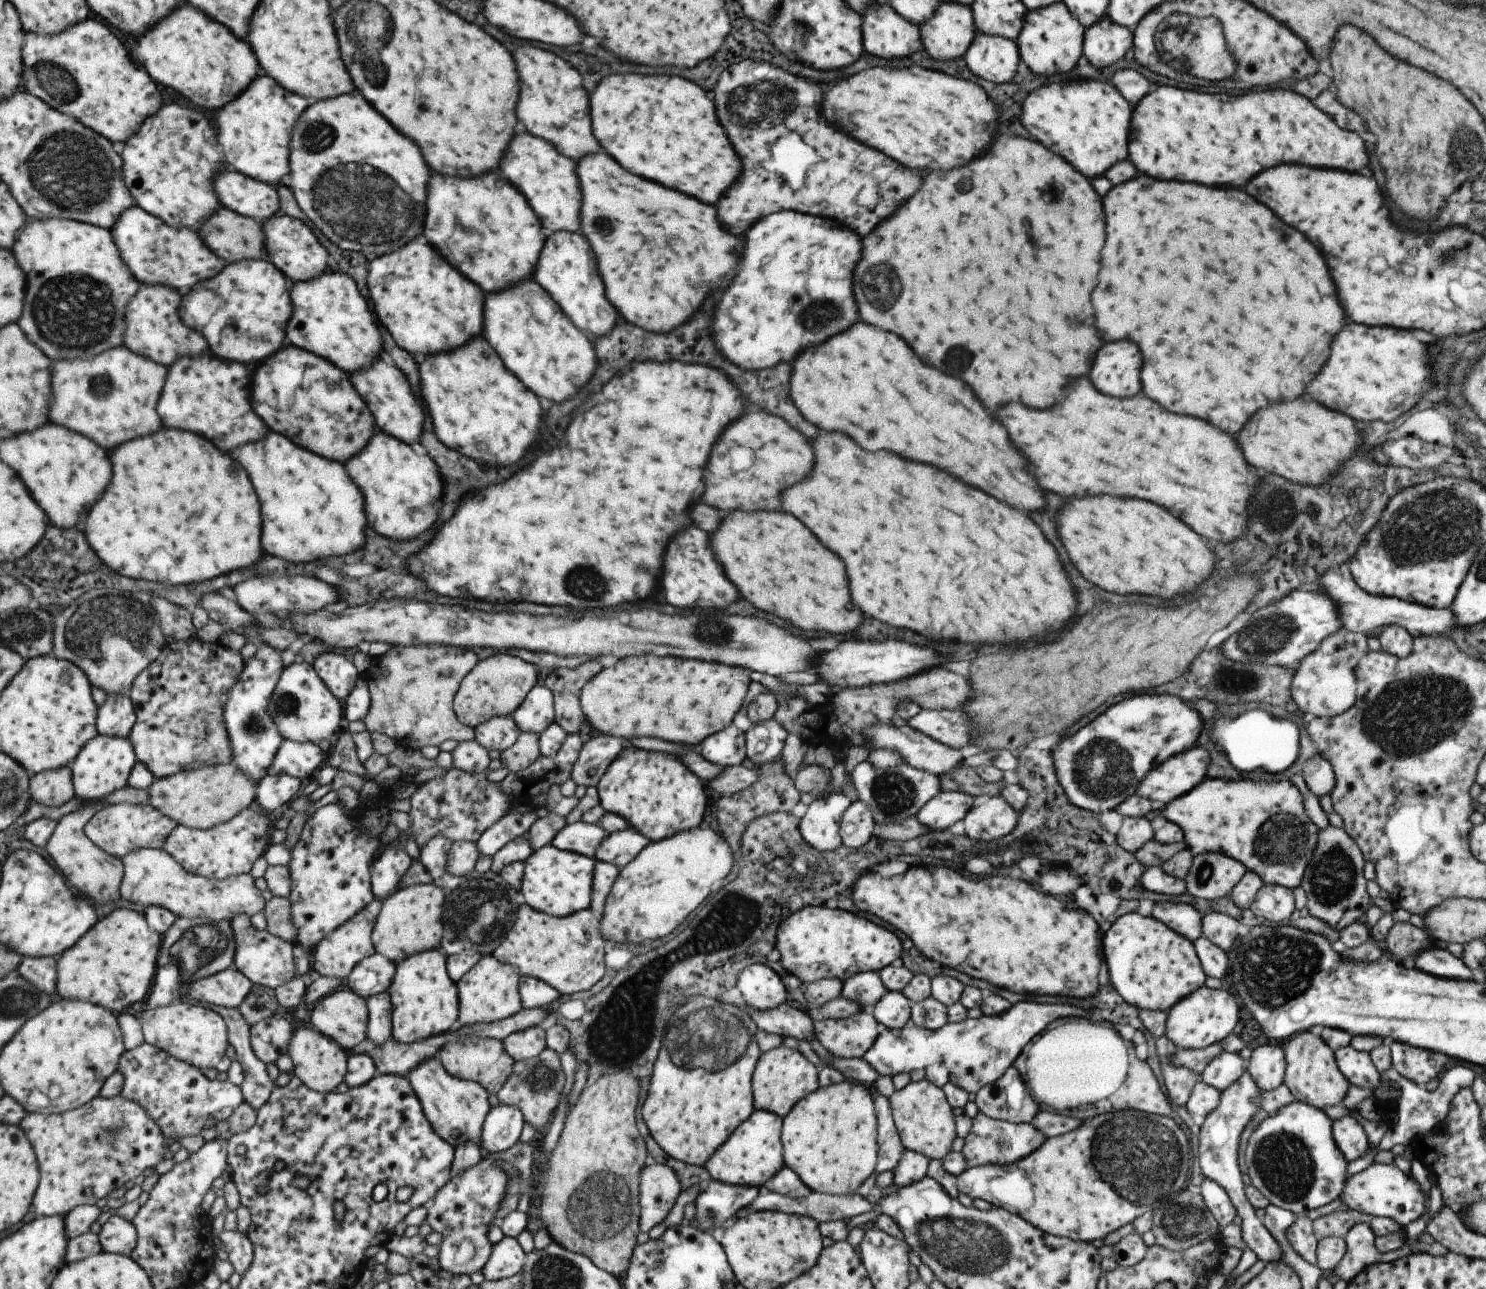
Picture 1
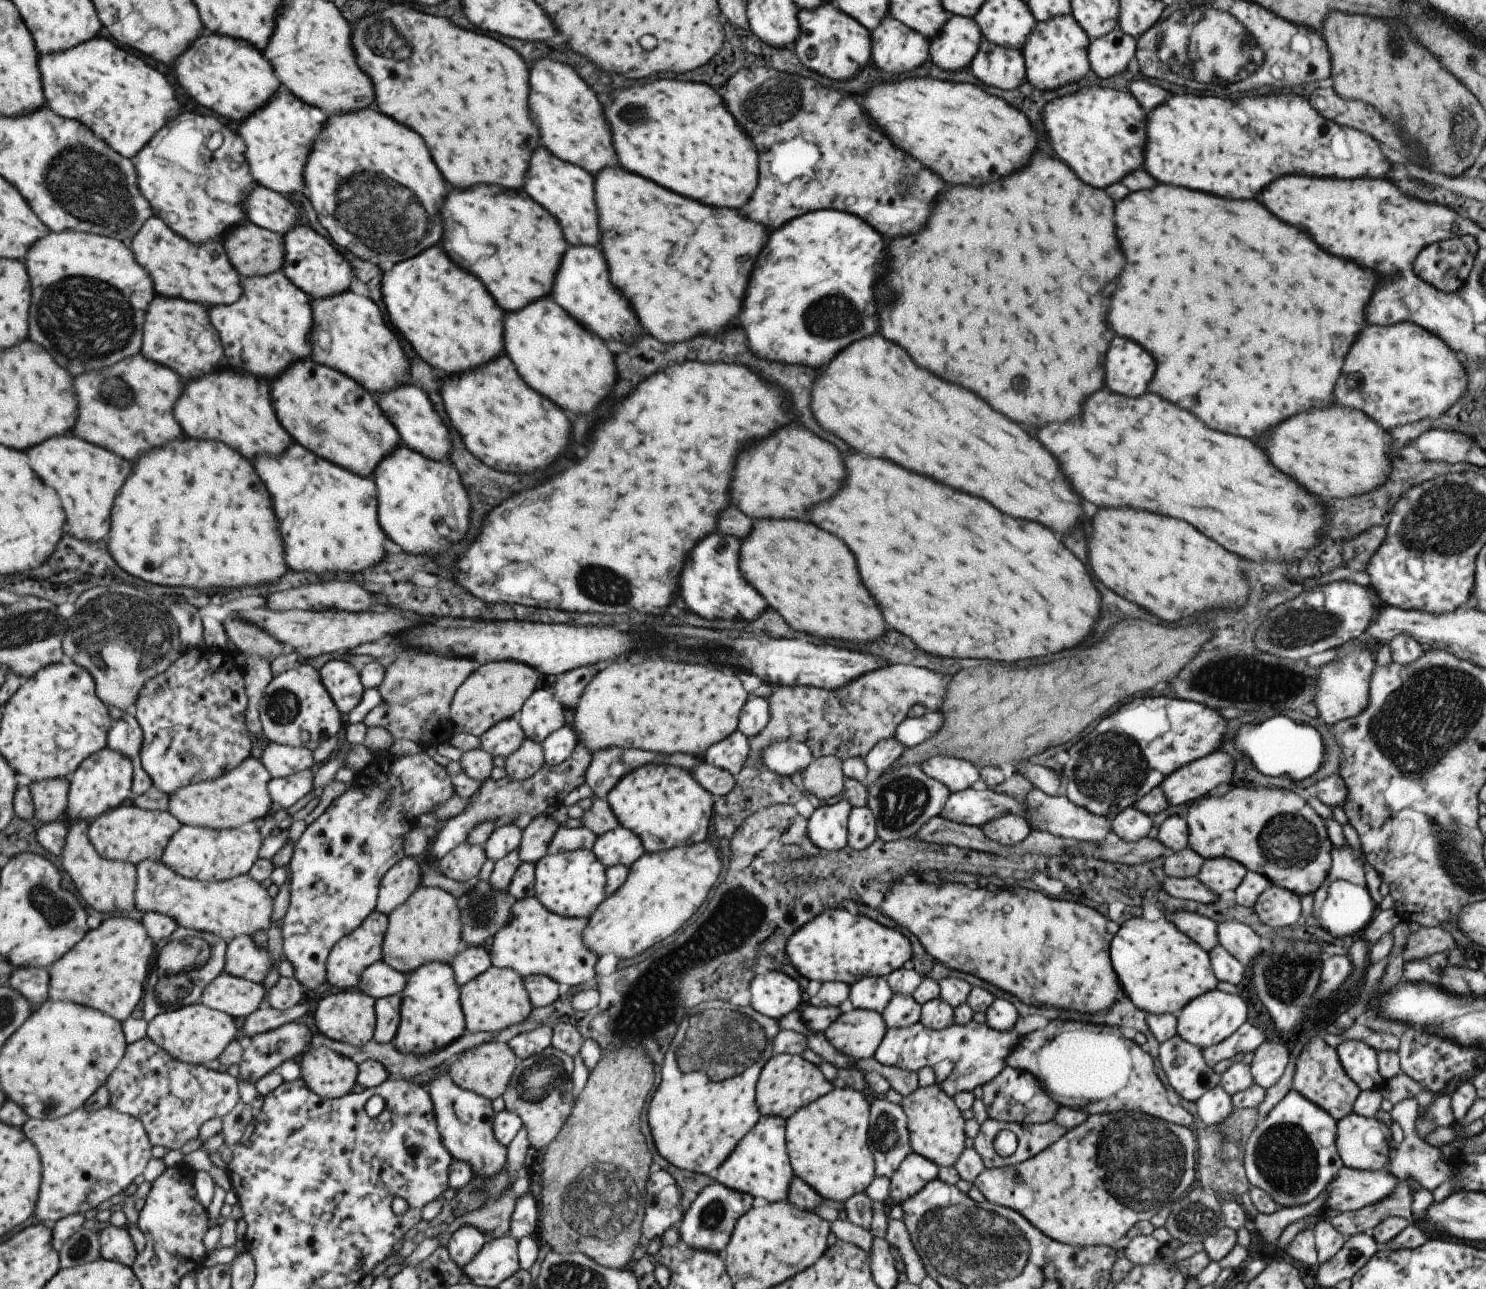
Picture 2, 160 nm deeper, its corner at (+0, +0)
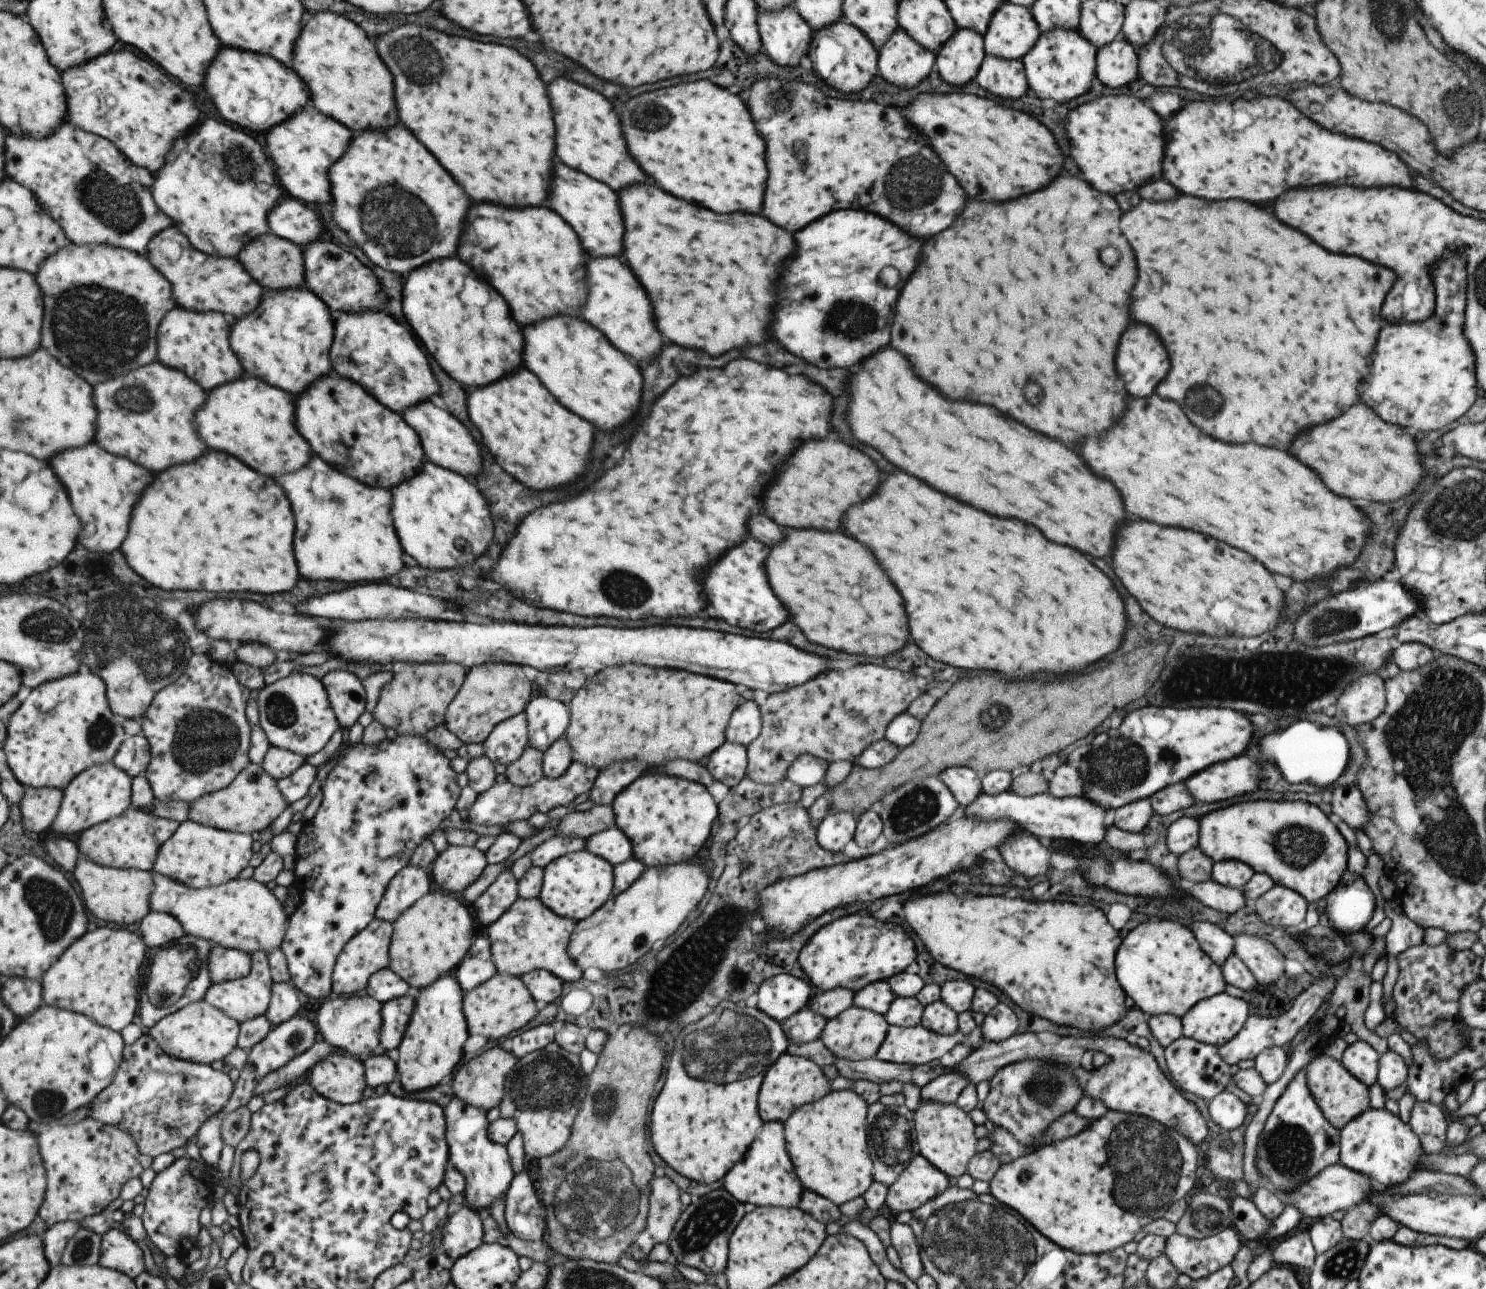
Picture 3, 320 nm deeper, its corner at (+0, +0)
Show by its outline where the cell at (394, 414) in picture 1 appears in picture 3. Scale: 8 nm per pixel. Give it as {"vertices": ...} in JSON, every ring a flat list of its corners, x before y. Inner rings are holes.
{"vertices":[[430,400,420,403,421,406,412,407,401,414,403,414,405,421,420,434,428,460,473,481,473,478,481,472,479,444,469,436,467,428,459,420,453,418,453,414,437,408,435,402,437,401]]}

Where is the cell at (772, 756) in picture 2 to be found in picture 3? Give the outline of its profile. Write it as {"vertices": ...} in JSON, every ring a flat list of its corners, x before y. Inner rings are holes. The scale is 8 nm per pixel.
{"vertices":[[800,755,787,770,786,779,801,788,813,786,824,780,828,763,821,758]]}

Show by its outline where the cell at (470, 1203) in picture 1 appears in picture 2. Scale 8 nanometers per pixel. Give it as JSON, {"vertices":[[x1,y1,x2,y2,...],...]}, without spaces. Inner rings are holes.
{"vertices":[[456,1225,451,1231,448,1250,455,1266,463,1268,475,1258,483,1248,486,1238,476,1227]]}

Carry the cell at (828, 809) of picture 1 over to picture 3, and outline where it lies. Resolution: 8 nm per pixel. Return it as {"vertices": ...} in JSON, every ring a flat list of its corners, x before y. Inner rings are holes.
{"vertices":[[829,810,828,814,823,818,819,827,816,830,817,845,829,853,841,853,847,842,854,838,854,829,856,822,851,813,839,812]]}

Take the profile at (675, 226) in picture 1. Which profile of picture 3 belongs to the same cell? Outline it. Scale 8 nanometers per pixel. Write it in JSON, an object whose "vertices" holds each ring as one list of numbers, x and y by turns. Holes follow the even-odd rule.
{"vertices":[[647,184,629,186,629,190,619,194,619,202,625,226,625,264,649,294,657,330,665,338,685,348,703,350,713,358,731,348,763,344,763,326,768,324,774,306,773,292,779,268,795,249,789,232,757,214,715,214,701,206,691,208,689,202]]}

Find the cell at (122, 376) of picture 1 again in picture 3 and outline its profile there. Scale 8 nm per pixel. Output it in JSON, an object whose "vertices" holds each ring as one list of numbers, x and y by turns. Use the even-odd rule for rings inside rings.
{"vertices":[[153,362,129,376,99,384,97,406,101,406,101,426,97,426,97,444,105,450,133,458,133,462,163,472,177,464,187,464,203,456,209,446,195,428,195,414,205,404,205,392,185,372]]}

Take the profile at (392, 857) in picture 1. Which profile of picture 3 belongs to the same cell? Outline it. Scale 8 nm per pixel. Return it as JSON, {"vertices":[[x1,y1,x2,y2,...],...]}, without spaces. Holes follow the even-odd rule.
{"vertices":[[408,865,393,878,384,900,376,913,376,919,395,923,431,890,429,869]]}

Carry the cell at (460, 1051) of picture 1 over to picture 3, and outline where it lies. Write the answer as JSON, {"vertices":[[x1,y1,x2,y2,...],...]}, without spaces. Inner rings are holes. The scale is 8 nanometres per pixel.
{"vertices":[[506,1046,492,1047,490,1050,479,1054,461,1066,453,1078,453,1093,456,1098,461,1098,465,1104,481,1108,486,1112,500,1105,503,1097,503,1082,507,1072,513,1068,516,1062,515,1056,511,1055]]}

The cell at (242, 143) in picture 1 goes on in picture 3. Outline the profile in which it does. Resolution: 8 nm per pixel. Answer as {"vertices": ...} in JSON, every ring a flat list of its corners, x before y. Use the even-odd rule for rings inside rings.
{"vertices":[[308,105,300,109,290,120,265,134,269,154,278,167,278,179,286,196,299,199,303,203,325,202,334,200,330,169,353,144,353,130,335,118,321,114,319,110]]}

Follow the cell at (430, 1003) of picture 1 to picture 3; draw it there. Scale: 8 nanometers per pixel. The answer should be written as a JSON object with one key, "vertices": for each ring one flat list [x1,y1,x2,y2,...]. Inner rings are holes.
{"vertices":[[449,974,444,975,432,986,415,991,417,996,416,1010,405,1034,404,1042,395,1053,398,1073,400,1074,400,1083,407,1092,419,1092,420,1090,424,1092,429,1088,433,1088,433,1086,441,1085,441,1082,445,1081,445,1078,453,1076,453,1068,461,1060,461,1046,463,1046,463,1042,467,1038,467,1030,465,1030,465,1020,463,1014,461,1014,463,994,461,994,461,990,459,990,457,984,451,974]]}

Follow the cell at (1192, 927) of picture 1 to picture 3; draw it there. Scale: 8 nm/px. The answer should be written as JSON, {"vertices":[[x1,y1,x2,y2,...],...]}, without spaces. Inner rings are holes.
{"vertices":[[1195,921,1187,927,1189,932,1193,934,1201,951,1207,954,1217,966,1221,966,1227,960,1227,956,1233,953,1233,938,1221,928,1217,928,1215,924]]}

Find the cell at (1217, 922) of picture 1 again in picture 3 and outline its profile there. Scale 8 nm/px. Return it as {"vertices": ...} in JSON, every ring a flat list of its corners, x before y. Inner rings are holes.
{"vertices":[[1237,934,1233,938,1233,953,1251,972,1258,984,1279,986,1277,980,1283,977,1284,957,1263,938,1251,934]]}

